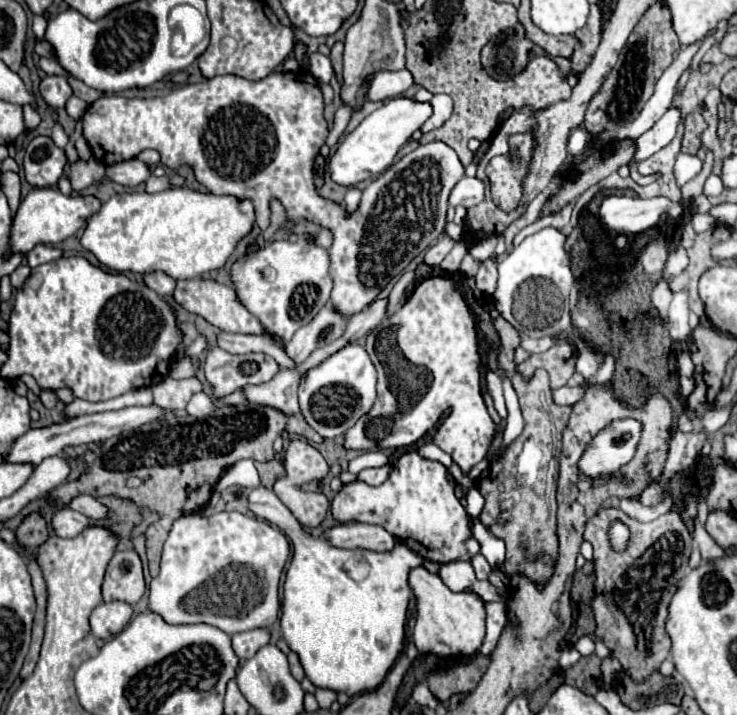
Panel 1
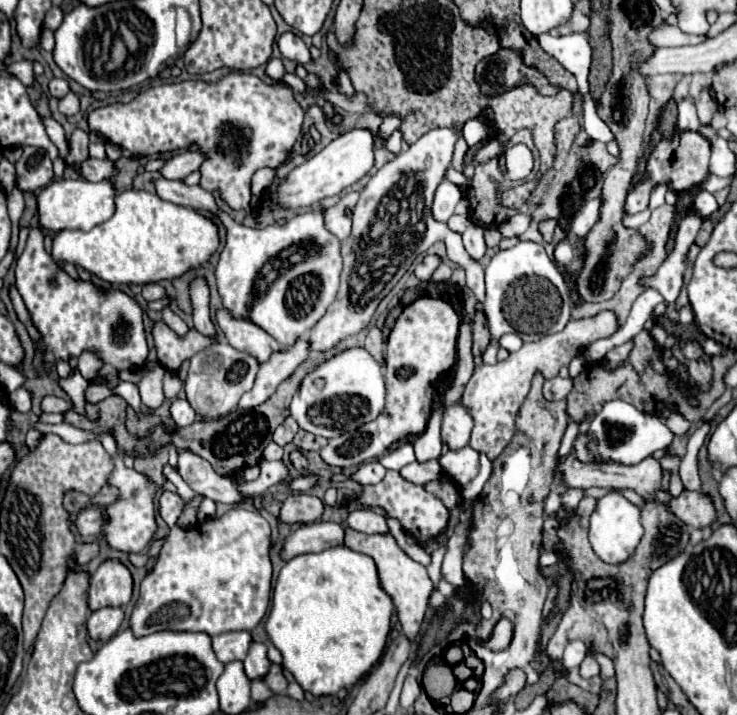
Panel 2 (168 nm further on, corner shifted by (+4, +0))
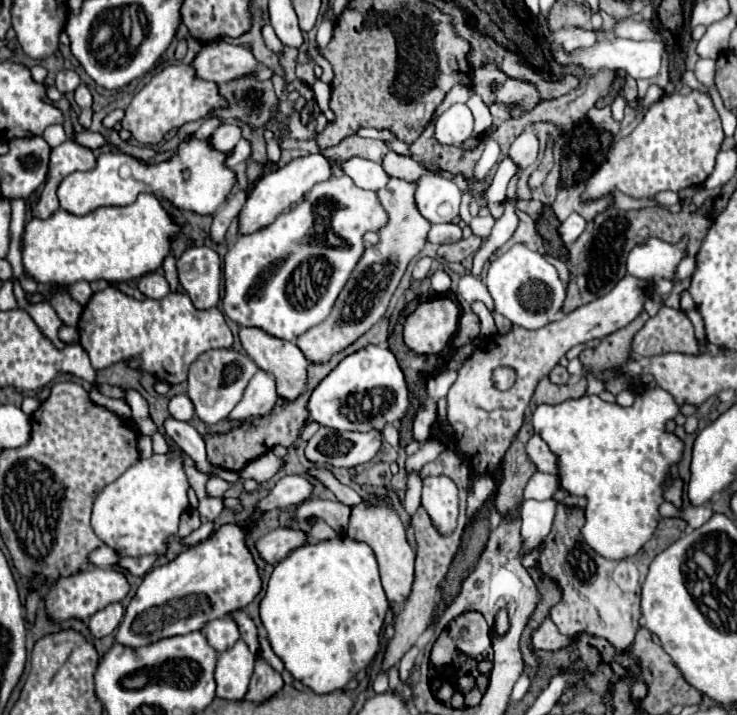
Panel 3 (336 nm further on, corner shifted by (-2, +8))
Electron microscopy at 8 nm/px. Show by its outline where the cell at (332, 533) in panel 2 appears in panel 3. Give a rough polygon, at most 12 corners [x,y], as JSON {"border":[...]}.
{"border":[[275,528],[257,542],[269,564],[307,544],[307,532]]}

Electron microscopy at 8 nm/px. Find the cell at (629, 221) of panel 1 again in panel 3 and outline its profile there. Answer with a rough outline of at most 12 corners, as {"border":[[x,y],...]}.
{"border":[[573,214],[559,226],[565,246],[579,238],[587,226],[581,214]]}

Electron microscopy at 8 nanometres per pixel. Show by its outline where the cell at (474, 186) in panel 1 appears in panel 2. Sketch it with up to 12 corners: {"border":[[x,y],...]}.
{"border":[[443,180],[435,190],[433,218],[447,222],[461,198],[455,184]]}

